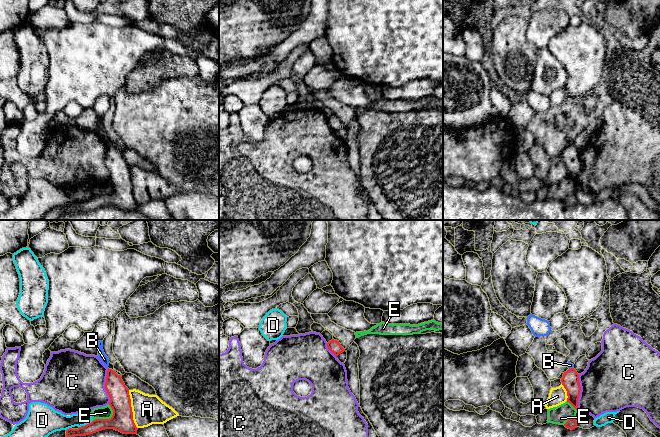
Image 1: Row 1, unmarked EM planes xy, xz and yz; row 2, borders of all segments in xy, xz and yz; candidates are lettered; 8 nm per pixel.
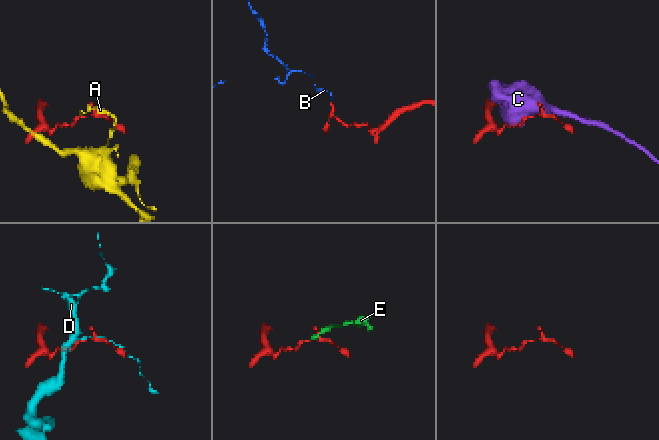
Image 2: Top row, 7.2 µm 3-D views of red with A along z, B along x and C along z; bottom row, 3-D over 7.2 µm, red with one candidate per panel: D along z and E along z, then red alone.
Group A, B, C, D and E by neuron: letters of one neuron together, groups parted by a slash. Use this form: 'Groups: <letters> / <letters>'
Groups: A / B / C / D / E

